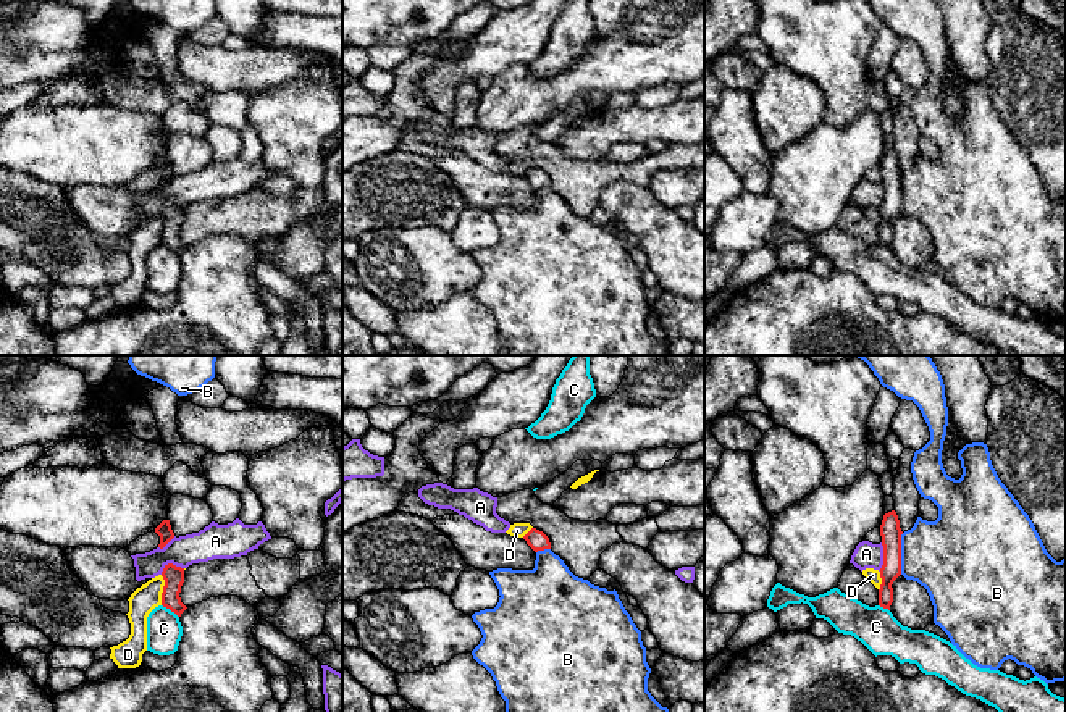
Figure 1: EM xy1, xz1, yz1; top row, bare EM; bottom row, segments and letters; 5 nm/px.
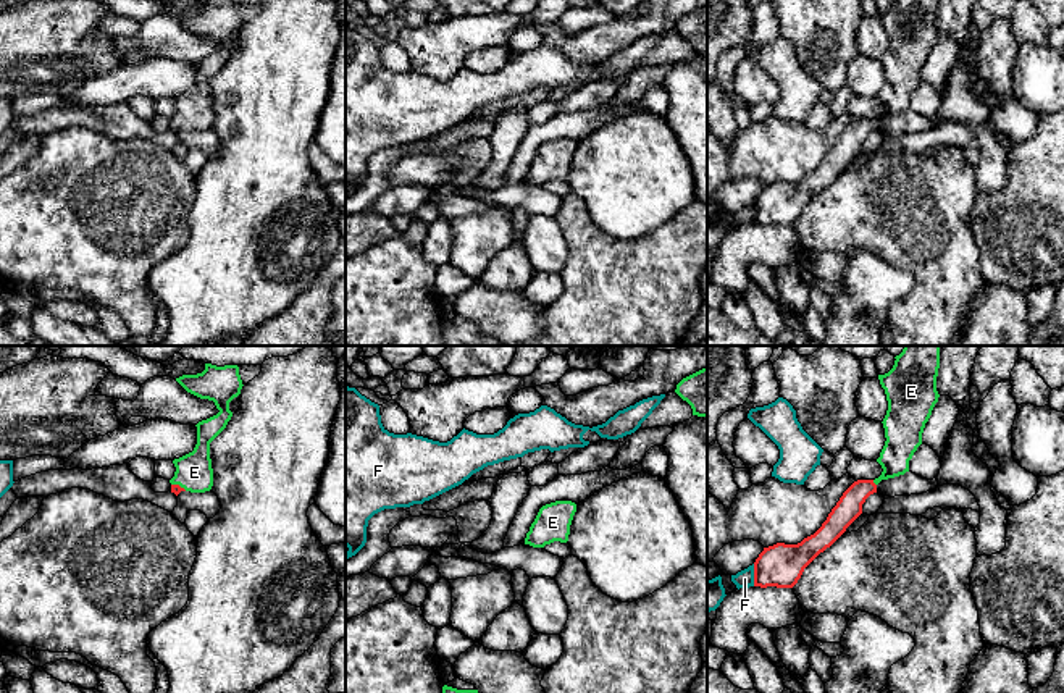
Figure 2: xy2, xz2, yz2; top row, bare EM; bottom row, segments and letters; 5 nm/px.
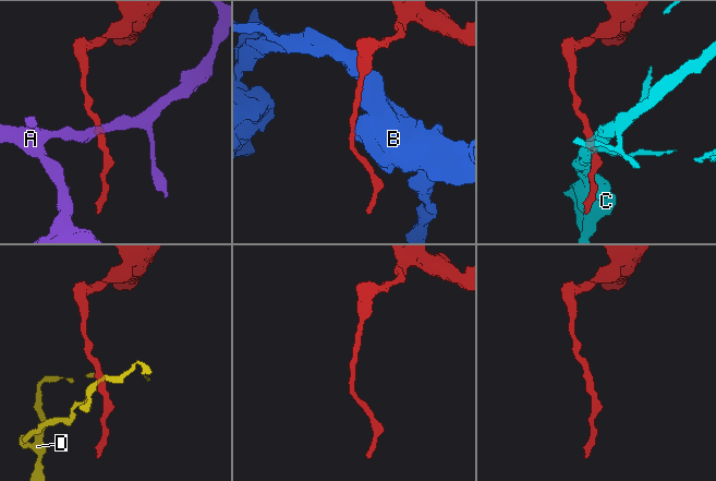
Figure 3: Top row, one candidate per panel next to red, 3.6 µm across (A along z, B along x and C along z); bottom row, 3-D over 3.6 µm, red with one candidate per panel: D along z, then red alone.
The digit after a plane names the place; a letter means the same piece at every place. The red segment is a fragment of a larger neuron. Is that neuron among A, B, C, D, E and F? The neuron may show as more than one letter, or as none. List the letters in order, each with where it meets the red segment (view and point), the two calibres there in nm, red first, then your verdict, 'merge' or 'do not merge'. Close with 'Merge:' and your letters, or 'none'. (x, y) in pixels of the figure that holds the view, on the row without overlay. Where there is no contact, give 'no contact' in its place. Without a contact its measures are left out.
A: contact yz1 (884, 196); calibres 110 and 130 nm; do not merge
B: contact yz1 (900, 192); calibres 110 and 400 nm; do not merge
C: contact xy1 (170, 247); calibres 100 and 180 nm; do not merge
D: contact xy1 (163, 228); calibres 100 and 140 nm; do not merge
E: contact yz2 (874, 121); calibres 130 and 160 nm; merge
F: contact yz2 (754, 214); calibres 220 and 90 nm; do not merge
Merge: E

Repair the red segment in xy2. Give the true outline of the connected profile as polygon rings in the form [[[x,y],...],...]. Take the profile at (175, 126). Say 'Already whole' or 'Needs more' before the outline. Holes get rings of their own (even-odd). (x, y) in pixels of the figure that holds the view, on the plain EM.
Needs more. [[[205,2],[205,8],[202,11],[182,13],[176,16],[176,19],[187,31],[200,37],[213,39],[216,47],[220,48],[216,53],[207,58],[202,58],[195,63],[197,65],[197,82],[194,89],[173,99],[176,110],[174,110],[174,115],[170,118],[171,131],[174,131],[176,134],[181,129],[205,131],[205,129],[210,129],[213,124],[210,81],[226,66],[228,60],[231,58],[232,50],[229,48],[229,40],[241,32],[241,27],[244,23],[242,23],[237,3],[216,5],[212,2]]]

